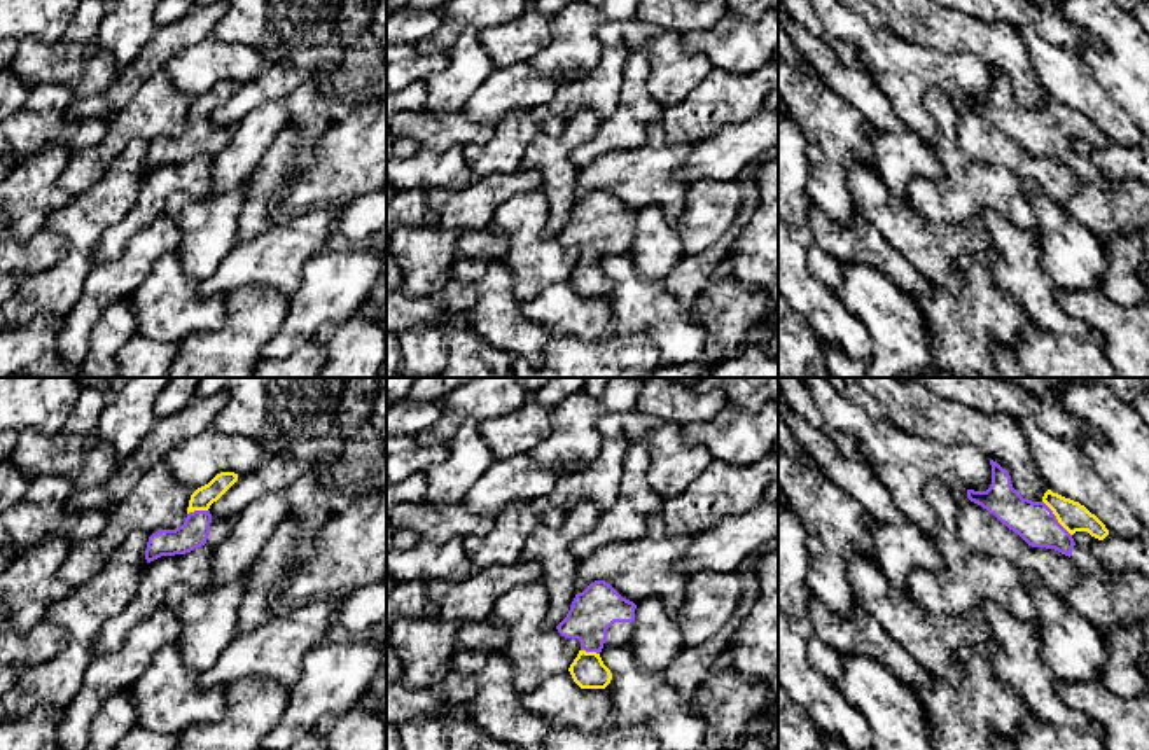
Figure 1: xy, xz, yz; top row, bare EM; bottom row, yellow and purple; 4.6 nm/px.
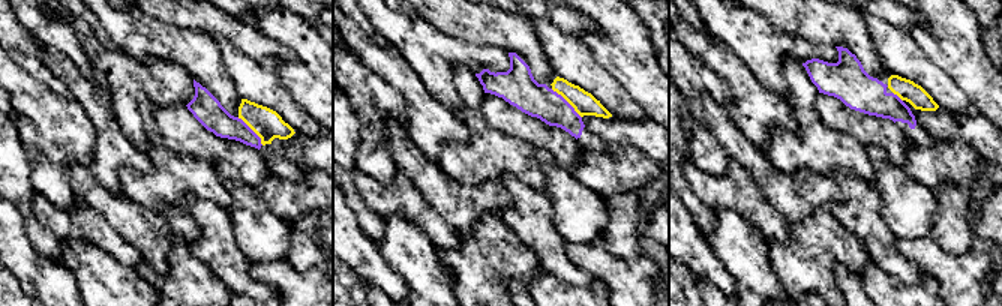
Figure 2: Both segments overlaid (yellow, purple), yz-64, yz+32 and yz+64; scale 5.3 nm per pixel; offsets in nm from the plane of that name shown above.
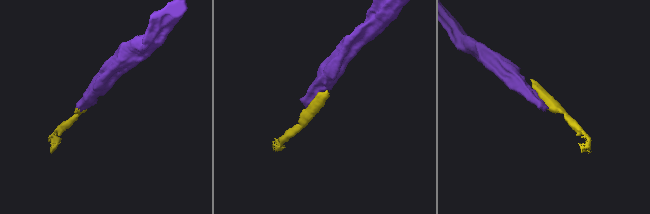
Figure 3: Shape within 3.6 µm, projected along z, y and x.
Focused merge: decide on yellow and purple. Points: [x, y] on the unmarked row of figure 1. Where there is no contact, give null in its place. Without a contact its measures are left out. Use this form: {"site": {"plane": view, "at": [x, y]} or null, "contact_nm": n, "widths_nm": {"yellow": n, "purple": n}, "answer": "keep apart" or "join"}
{"site": {"plane": "yz", "at": [1057, 126]}, "contact_nm": 220, "widths_nm": {"yellow": 140, "purple": 190}, "answer": "join"}

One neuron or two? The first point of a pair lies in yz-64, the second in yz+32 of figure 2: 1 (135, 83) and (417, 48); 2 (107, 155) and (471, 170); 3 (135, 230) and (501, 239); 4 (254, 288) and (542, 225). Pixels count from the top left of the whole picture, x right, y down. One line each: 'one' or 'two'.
1: one
2: two
3: two
4: one

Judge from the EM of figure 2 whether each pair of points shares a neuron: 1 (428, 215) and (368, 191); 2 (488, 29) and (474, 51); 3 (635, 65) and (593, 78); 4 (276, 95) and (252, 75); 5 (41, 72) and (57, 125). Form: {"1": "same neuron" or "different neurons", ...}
{"1": "same neuron", "2": "different neurons", "3": "different neurons", "4": "same neuron", "5": "different neurons"}

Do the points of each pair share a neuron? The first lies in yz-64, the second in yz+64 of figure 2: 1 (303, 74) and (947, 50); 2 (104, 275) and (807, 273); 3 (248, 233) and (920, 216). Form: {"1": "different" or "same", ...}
{"1": "same", "2": "different", "3": "same"}

